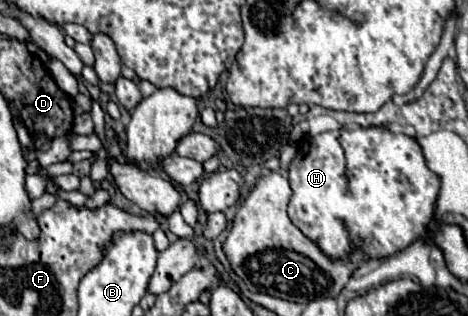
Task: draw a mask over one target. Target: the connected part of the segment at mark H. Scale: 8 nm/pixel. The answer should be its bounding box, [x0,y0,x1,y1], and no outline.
[289,127,439,259]

